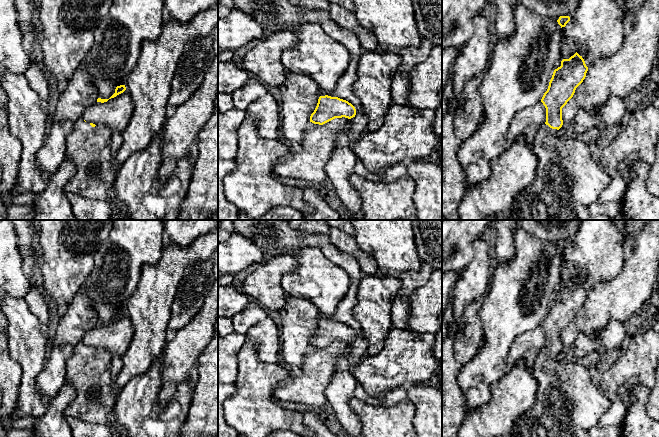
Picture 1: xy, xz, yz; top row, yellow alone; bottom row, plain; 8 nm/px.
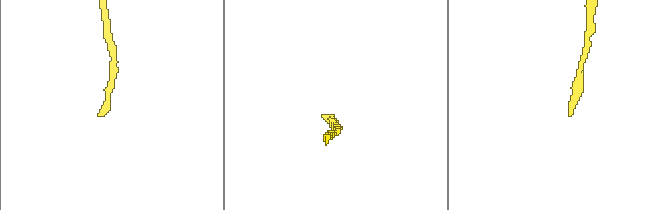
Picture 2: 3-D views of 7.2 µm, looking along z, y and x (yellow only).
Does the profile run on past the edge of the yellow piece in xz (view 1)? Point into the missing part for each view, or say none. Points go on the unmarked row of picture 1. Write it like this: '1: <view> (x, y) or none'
1: none

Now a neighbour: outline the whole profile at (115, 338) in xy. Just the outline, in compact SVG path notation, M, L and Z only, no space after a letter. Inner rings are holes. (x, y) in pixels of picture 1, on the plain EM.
M125 314L107 326L96 326L84 335L82 342L88 347L105 349L112 355L122 356L128 350L133 335L131 320Z

